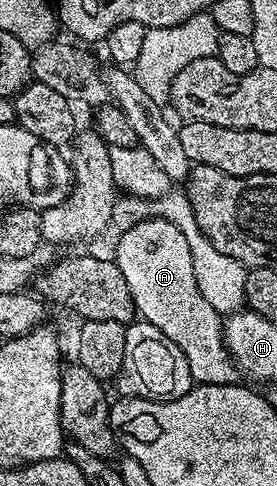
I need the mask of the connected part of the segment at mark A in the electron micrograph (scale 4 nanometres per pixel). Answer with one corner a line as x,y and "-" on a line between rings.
158,214
151,218
140,218
135,221
137,224
132,224
120,236
120,241
116,244
116,253
114,259
118,270
122,270
122,278
126,278
126,286
130,286
130,294
136,302
136,309
142,317
143,323
153,324
158,326
158,330
162,330
162,334
170,342
174,342
174,346
178,346
178,350
182,350
182,354
186,354
186,362
190,362
190,374
196,384
234,384
241,379
242,372
238,367
232,355
229,354
227,346
224,344
224,320
221,313
214,310
214,306
210,306
210,302
206,302
206,298
202,298
202,294
196,285
194,278
194,258
190,250
190,242
186,238
186,234
182,234
182,230
178,230
178,226
174,226
174,222
164,220

